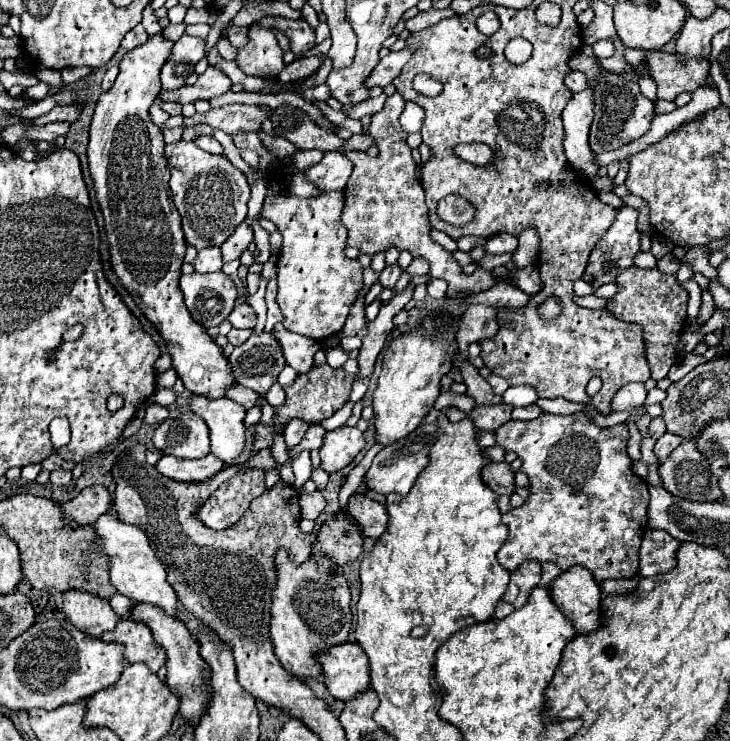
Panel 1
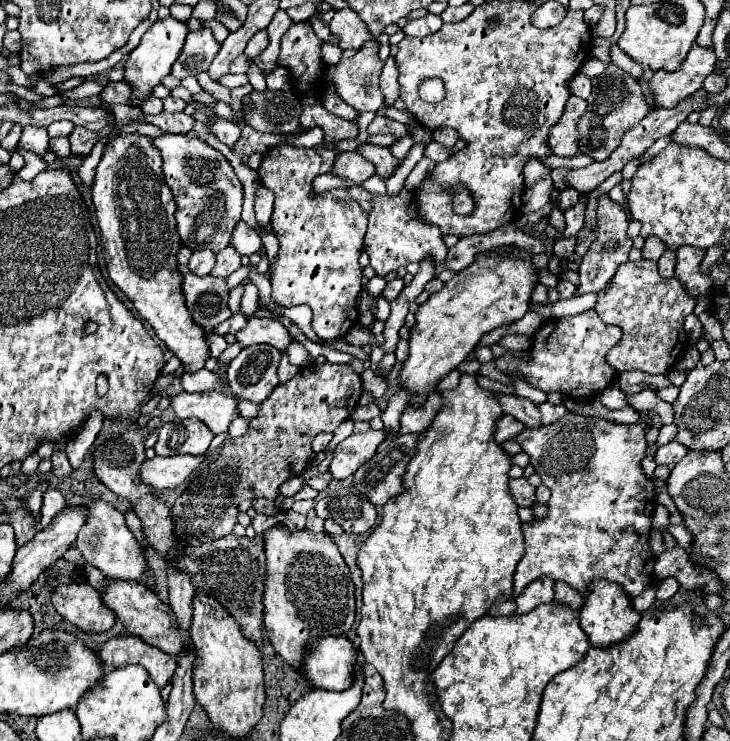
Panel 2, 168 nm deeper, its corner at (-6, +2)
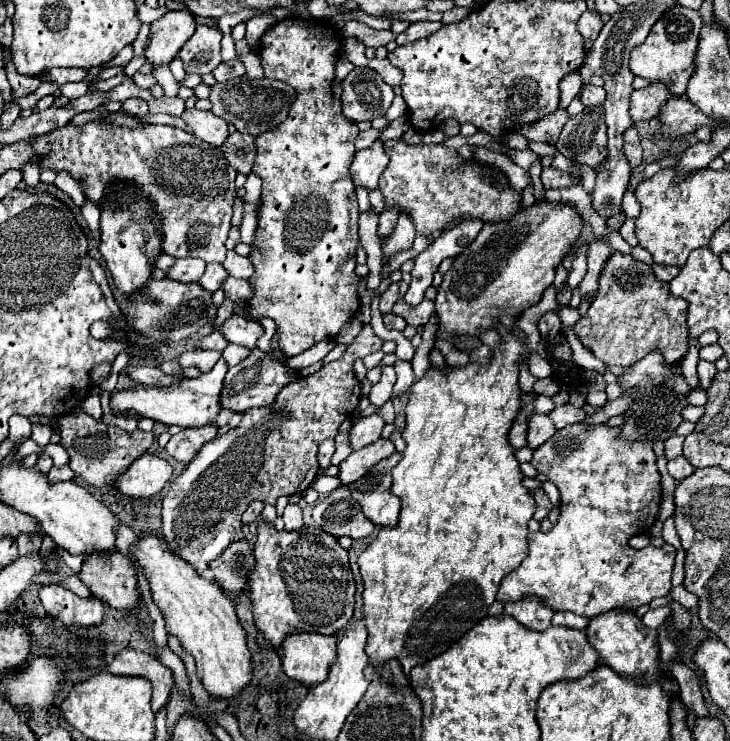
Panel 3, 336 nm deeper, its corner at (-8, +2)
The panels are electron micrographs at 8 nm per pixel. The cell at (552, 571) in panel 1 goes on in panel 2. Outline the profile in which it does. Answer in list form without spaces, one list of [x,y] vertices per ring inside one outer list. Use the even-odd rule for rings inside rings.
[[[563,582],[555,584],[555,600],[553,602],[555,604],[565,604],[565,606],[573,608],[573,612],[579,612],[581,606],[583,606],[583,598],[573,588],[569,588]]]

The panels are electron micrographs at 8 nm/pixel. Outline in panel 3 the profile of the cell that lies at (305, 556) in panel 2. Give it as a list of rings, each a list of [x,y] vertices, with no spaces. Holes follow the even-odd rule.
[[[257,524],[253,546],[255,570],[249,576],[249,592],[257,628],[275,650],[295,632],[337,634],[353,616],[355,580],[349,568],[347,550],[323,528],[303,526],[295,532],[279,532],[269,524]]]

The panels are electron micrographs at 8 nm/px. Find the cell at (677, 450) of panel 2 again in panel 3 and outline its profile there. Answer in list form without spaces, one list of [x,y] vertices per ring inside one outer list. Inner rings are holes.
[[[677,456],[677,458],[673,458],[673,460],[667,462],[667,470],[669,470],[669,474],[671,474],[675,480],[683,480],[683,478],[687,478],[695,468],[693,468],[691,464],[687,464],[687,458],[685,458],[685,456]]]

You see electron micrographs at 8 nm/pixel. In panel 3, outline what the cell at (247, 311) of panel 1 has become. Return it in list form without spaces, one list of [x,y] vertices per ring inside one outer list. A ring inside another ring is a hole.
[[[217,330],[199,340],[199,348],[201,348],[201,350],[221,350],[221,352],[223,352],[227,344],[229,344],[229,342],[225,340],[225,336],[223,336],[221,332],[217,332]]]

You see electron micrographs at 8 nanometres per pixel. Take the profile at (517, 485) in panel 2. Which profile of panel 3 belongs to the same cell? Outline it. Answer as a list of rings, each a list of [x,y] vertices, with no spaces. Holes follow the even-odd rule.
[[[537,488],[537,490],[529,490],[531,492],[531,496],[533,496],[533,500],[535,500],[535,520],[543,520],[547,514],[549,514],[549,510],[551,510],[551,502],[549,502],[549,498],[547,498],[547,494],[541,490],[541,488]]]

